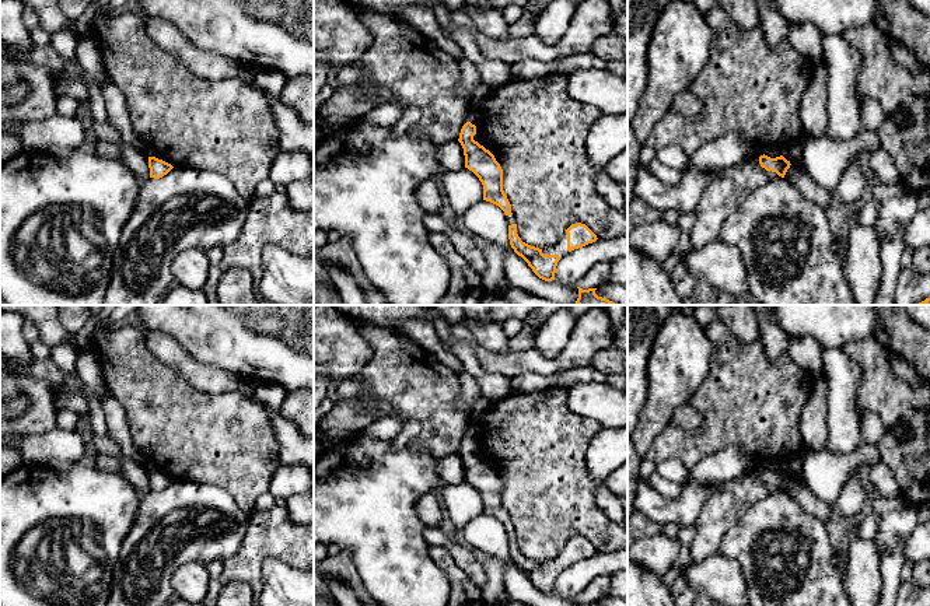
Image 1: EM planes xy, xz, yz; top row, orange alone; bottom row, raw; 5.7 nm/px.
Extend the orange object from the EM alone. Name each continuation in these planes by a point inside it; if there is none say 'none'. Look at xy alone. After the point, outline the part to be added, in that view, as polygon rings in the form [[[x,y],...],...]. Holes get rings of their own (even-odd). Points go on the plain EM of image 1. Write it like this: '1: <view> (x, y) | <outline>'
none

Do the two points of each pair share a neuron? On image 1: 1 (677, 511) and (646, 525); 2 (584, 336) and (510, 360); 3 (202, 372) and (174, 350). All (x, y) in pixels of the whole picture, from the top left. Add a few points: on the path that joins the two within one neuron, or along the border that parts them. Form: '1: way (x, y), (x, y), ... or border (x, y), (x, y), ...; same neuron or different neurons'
1: border (642, 512), (661, 528); different neurons
2: way (567, 356), (560, 363), (530, 361); same neuron
3: way (195, 372), (179, 357); same neuron

